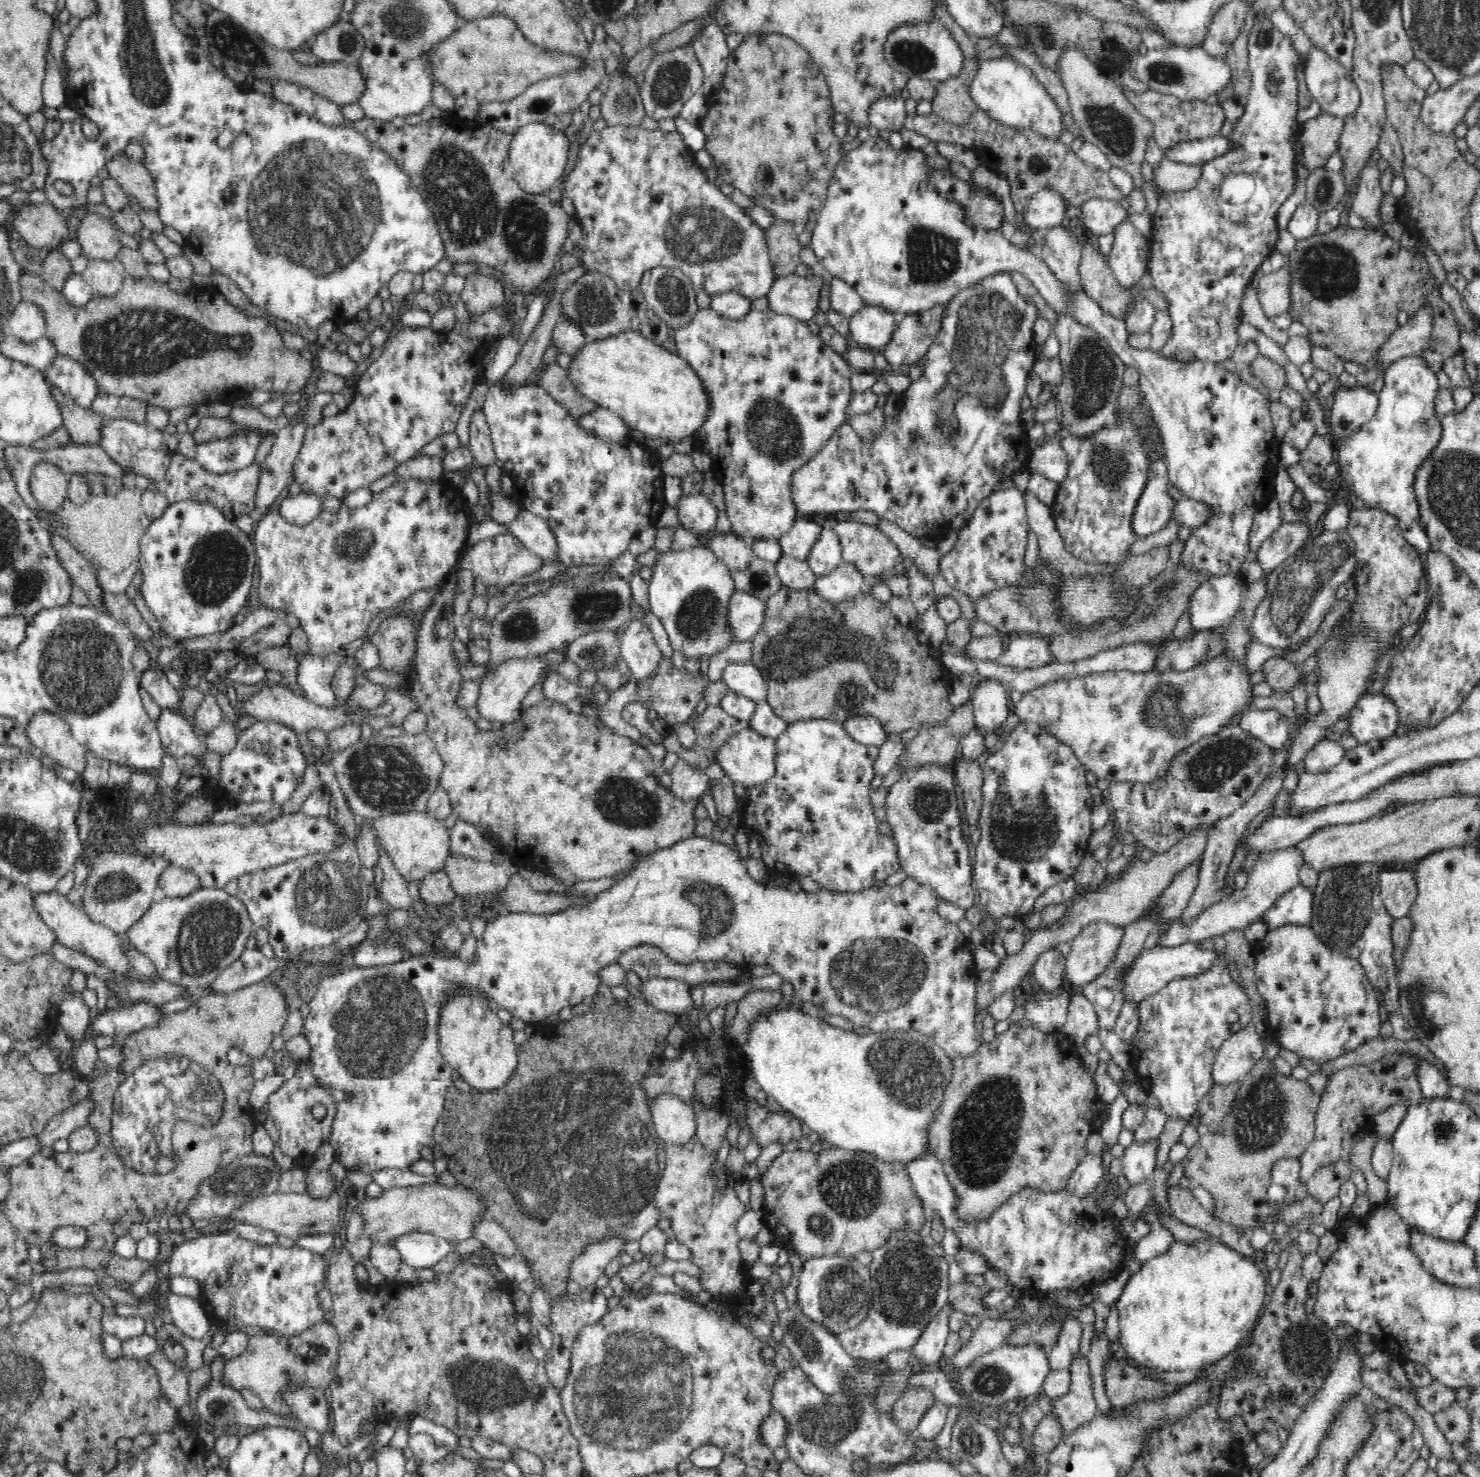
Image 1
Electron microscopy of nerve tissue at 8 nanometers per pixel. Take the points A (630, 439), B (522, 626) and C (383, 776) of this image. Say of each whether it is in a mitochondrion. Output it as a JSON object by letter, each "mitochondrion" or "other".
{"A":"other","B":"mitochondrion","C":"mitochondrion"}

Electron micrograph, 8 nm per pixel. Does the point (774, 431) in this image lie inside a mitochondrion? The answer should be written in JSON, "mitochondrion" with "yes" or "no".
{"mitochondrion":"yes"}

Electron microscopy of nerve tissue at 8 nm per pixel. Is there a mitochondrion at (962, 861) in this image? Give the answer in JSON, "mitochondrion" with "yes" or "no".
{"mitochondrion":"no"}

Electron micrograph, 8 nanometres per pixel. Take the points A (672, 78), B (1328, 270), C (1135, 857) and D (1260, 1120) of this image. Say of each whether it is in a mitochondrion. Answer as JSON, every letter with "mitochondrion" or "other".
{"A":"mitochondrion","B":"mitochondrion","C":"other","D":"mitochondrion"}

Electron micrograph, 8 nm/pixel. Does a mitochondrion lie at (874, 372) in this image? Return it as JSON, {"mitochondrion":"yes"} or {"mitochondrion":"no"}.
{"mitochondrion":"no"}

